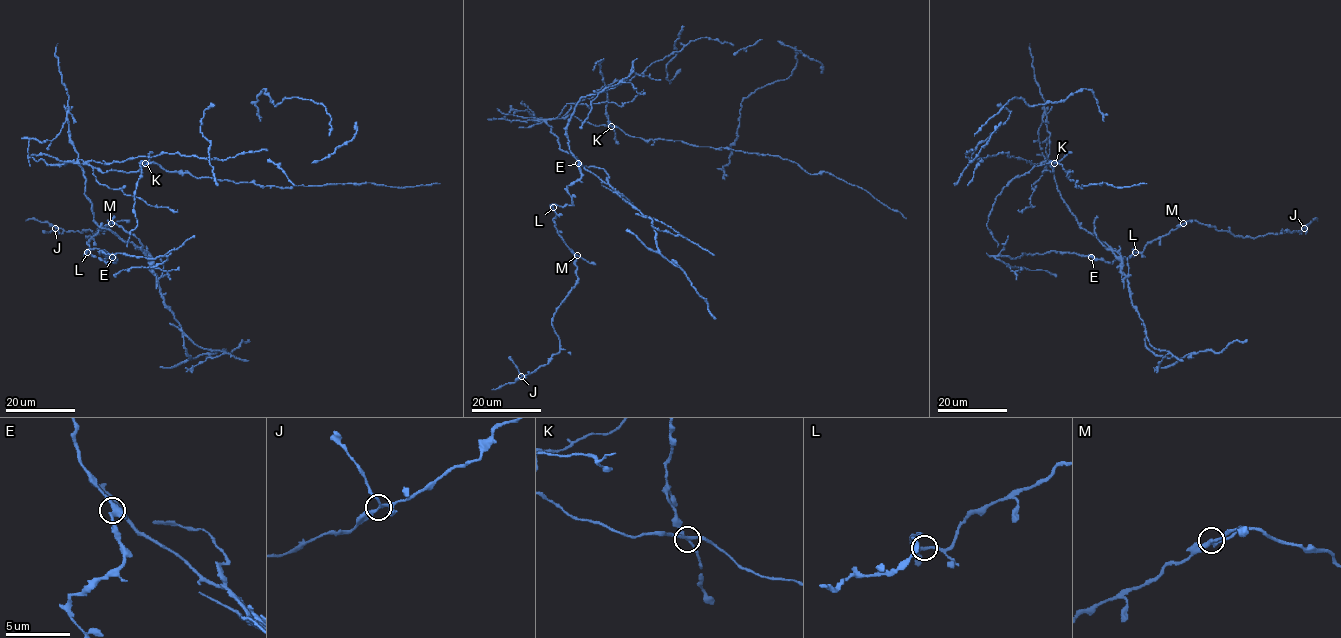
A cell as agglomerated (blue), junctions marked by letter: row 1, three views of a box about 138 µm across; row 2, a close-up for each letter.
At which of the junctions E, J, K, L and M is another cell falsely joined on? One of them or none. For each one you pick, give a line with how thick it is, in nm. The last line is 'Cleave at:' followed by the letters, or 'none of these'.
K: 240 nm
Cleave at: K

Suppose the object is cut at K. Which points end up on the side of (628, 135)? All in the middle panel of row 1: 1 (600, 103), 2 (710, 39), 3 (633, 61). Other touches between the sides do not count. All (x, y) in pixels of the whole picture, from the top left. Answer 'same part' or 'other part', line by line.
1: same part
2: same part
3: other part

